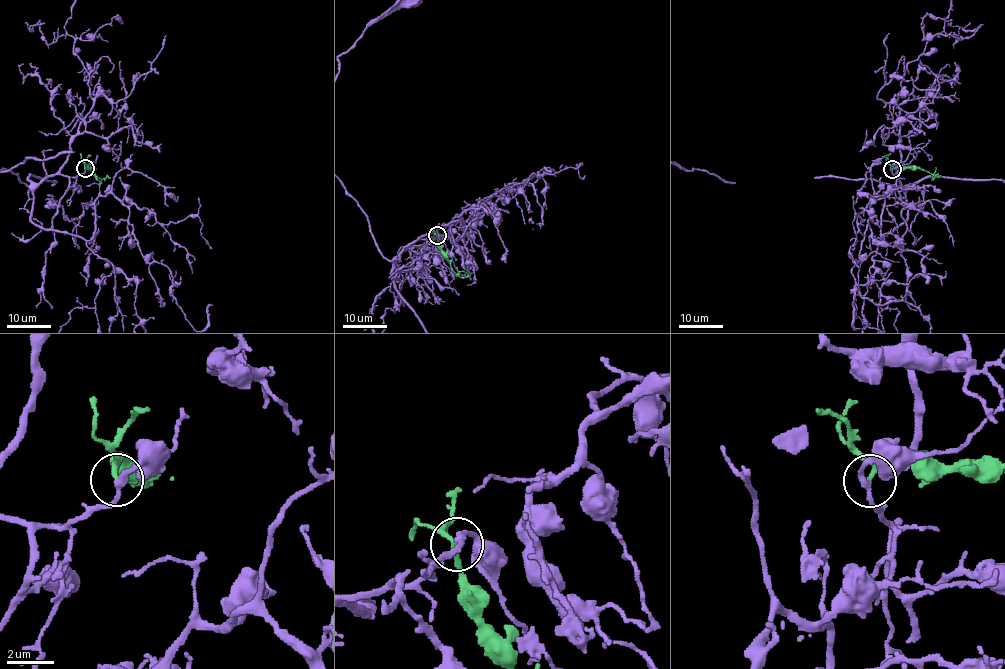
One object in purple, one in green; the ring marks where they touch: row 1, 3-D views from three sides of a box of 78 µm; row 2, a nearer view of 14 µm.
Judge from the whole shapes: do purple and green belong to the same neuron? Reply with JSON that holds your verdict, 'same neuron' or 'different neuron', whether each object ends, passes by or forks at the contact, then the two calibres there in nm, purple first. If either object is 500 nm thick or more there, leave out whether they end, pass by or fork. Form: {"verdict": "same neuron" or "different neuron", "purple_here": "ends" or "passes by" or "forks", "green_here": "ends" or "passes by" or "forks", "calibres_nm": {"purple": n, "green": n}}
{"verdict": "same neuron", "purple_here": "passes by", "green_here": "passes by", "calibres_nm": {"purple": 240, "green": 180}}

